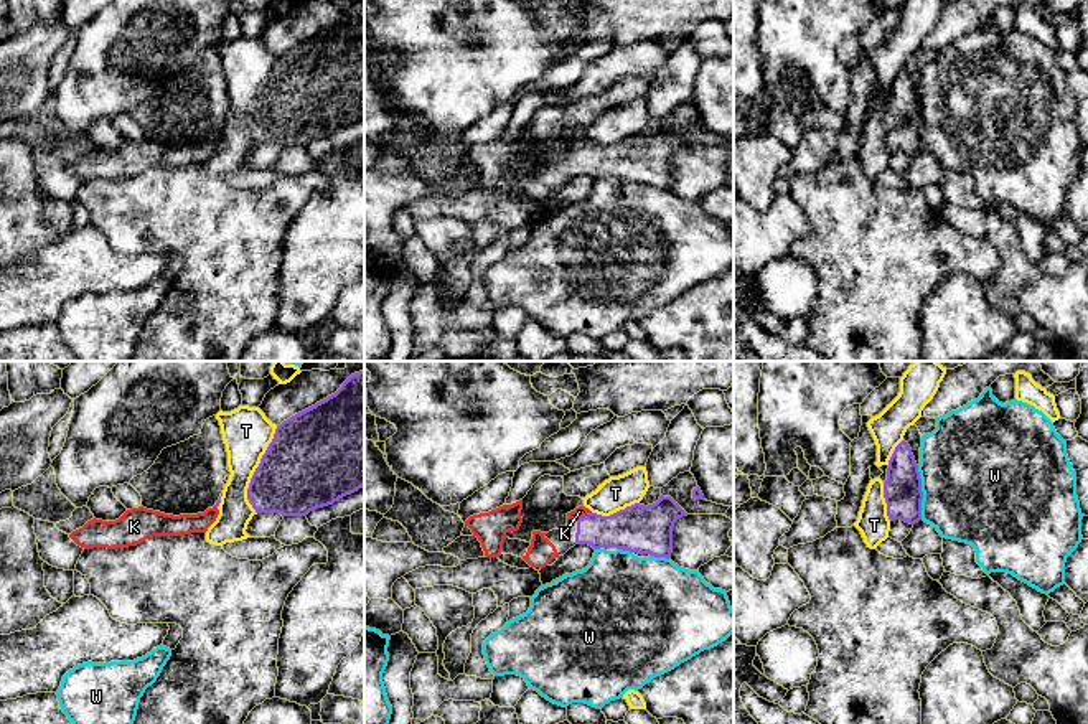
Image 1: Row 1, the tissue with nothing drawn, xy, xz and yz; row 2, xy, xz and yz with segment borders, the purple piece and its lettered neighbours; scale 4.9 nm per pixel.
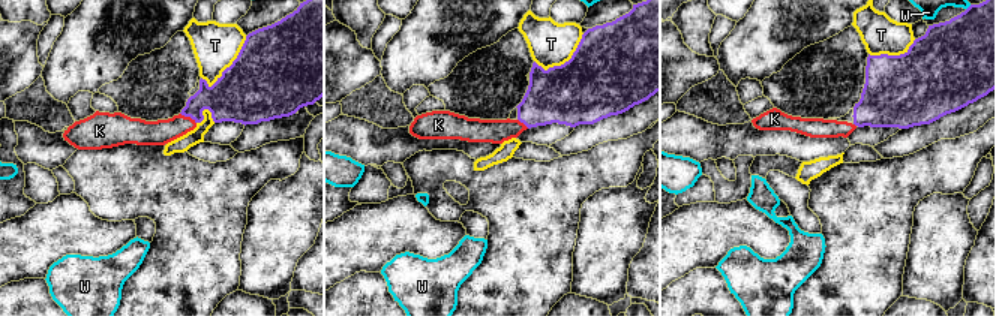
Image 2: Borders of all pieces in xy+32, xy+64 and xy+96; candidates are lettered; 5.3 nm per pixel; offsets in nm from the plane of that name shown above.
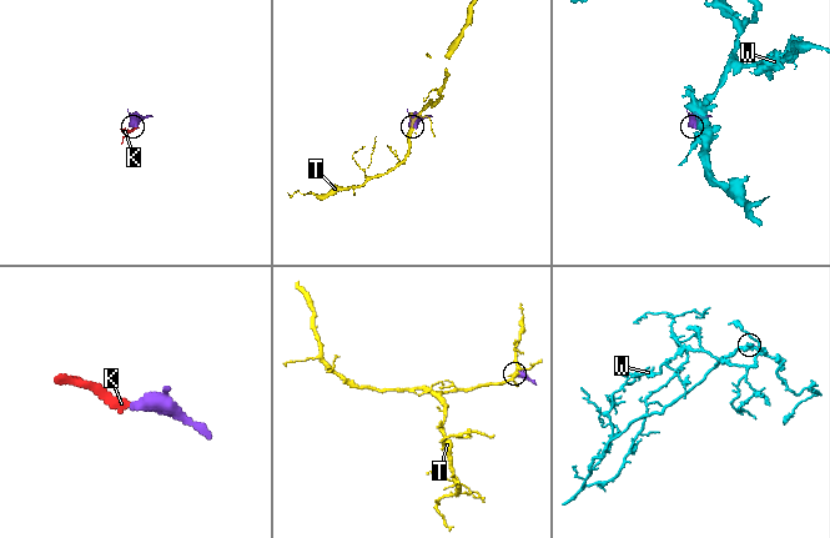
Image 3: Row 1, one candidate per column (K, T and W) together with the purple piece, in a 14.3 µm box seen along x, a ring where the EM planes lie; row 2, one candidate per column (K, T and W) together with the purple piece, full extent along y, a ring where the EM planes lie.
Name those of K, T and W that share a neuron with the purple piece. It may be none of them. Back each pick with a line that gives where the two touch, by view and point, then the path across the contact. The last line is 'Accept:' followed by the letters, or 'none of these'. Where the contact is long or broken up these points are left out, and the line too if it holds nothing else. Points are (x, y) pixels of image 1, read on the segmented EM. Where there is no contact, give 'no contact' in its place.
K: meets purple in xz at (582, 517); runs through xz (632, 530), (595, 530), (582, 517), (579, 512)
Accept: K

